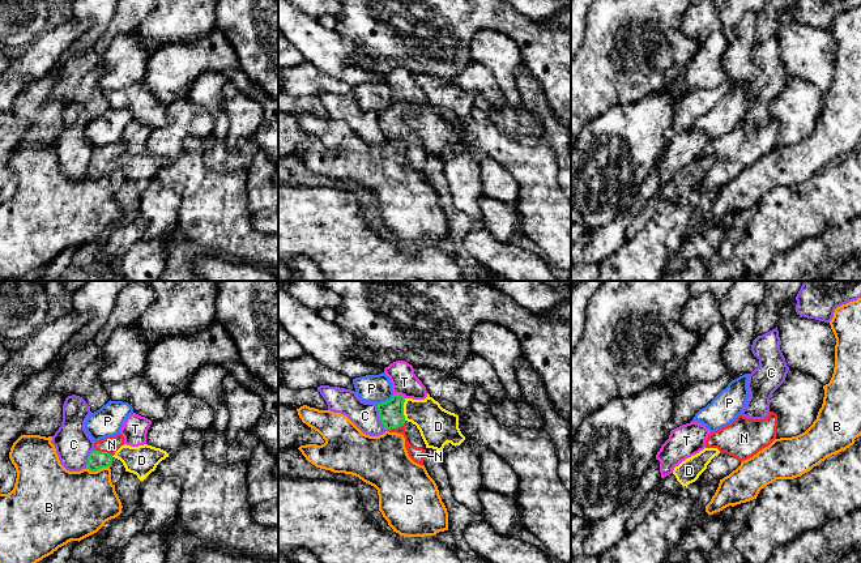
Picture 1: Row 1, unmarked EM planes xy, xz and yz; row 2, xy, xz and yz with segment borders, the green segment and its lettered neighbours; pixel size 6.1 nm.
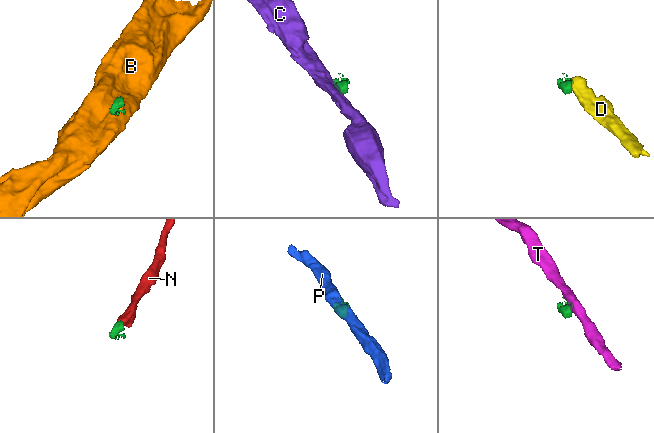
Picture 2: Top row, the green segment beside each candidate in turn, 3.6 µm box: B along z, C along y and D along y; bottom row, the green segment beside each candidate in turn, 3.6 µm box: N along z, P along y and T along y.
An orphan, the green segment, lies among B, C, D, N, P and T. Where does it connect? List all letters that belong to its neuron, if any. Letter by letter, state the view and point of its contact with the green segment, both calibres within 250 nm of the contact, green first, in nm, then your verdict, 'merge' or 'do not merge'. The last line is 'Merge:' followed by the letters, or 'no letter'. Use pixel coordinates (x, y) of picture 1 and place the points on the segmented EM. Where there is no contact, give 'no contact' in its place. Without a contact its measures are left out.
B: contact xy (97, 469); calibres 120 and 400 nm; do not merge
C: contact xz (379, 416); calibres 150 and 170 nm; do not merge
D: contact xz (403, 409); calibres 150 and 220 nm; do not merge
N: contact xy (103, 452); calibres 120 and 100 nm; merge
P: contact xz (386, 401); calibres 150 and 180 nm; do not merge
T: contact xz (400, 395); calibres 150 and 160 nm; do not merge
Merge: N

